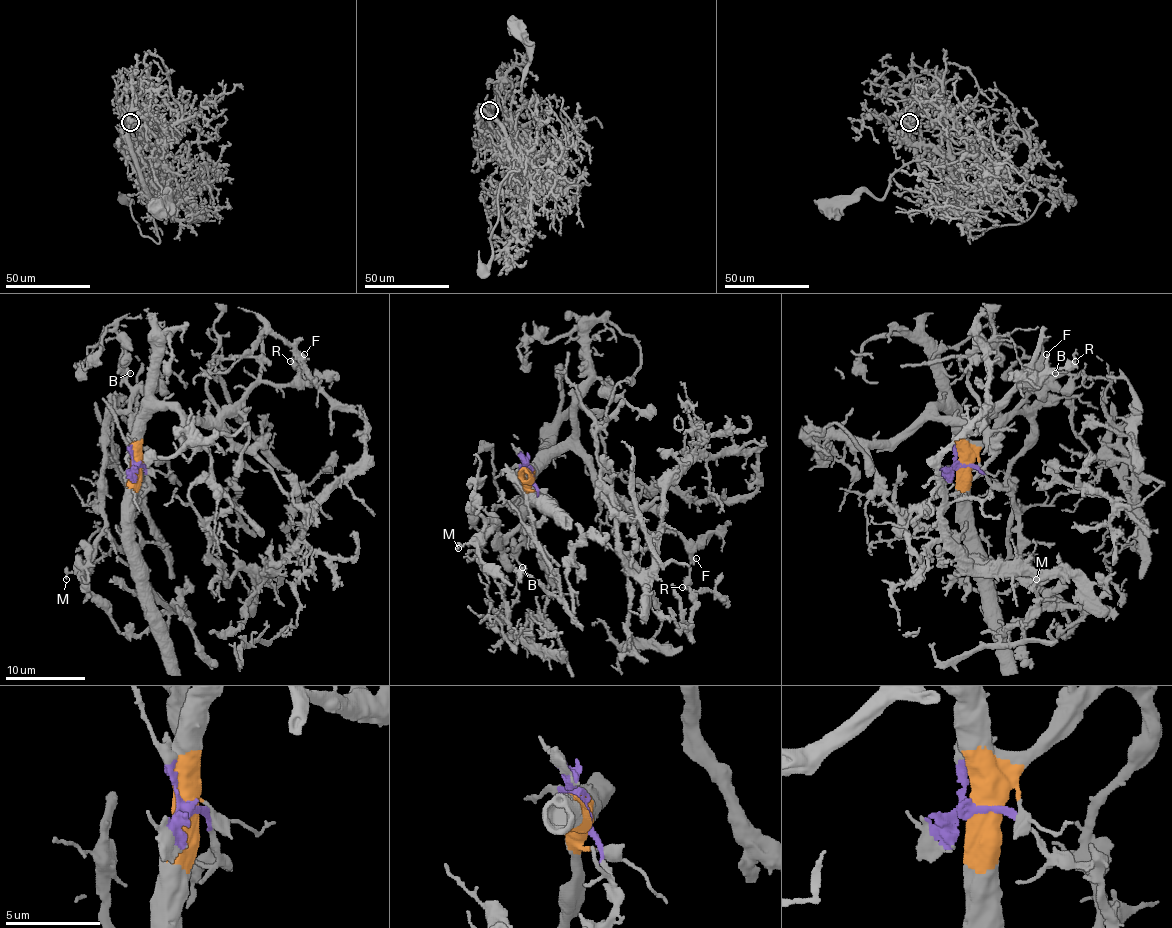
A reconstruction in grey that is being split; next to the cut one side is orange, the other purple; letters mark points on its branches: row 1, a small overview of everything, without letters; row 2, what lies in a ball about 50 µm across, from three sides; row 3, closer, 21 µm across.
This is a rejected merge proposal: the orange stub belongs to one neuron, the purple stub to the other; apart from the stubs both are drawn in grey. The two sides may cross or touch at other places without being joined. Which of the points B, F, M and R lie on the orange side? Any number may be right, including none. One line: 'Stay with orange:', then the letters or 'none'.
Stay with orange: B, F, M, R

